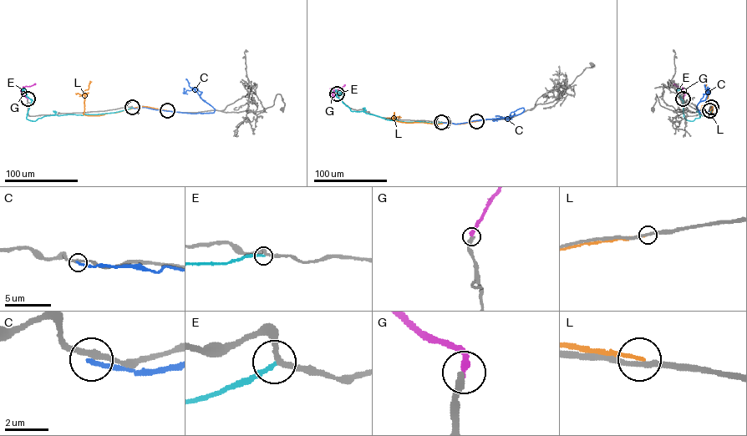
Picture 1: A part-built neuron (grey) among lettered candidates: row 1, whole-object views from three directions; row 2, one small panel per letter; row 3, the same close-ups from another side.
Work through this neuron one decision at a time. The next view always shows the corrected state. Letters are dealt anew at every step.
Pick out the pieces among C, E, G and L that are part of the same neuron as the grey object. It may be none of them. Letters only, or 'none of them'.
G

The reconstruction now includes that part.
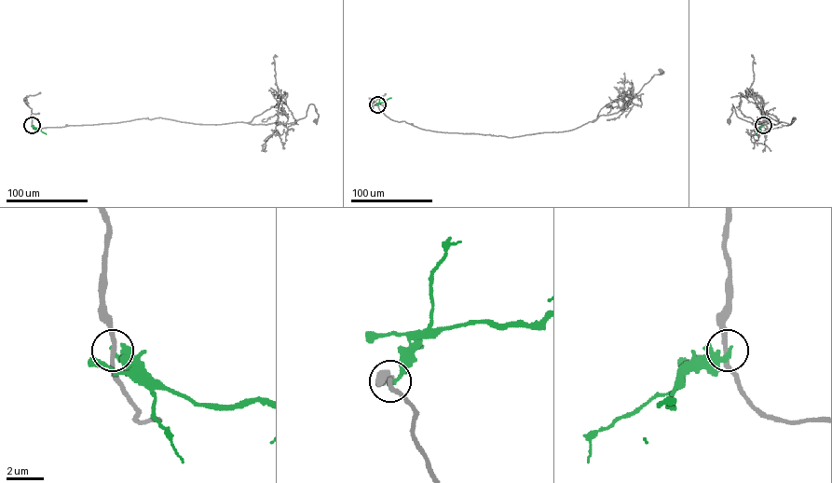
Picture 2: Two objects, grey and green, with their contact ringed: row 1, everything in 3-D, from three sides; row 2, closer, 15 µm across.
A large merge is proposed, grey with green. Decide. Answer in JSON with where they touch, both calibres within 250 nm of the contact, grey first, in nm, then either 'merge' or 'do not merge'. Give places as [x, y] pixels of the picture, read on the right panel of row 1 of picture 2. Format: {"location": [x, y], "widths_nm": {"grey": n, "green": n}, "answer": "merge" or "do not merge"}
{"location": [763, 125], "widths_nm": {"grey": 260, "green": 220}, "answer": "do not merge"}

